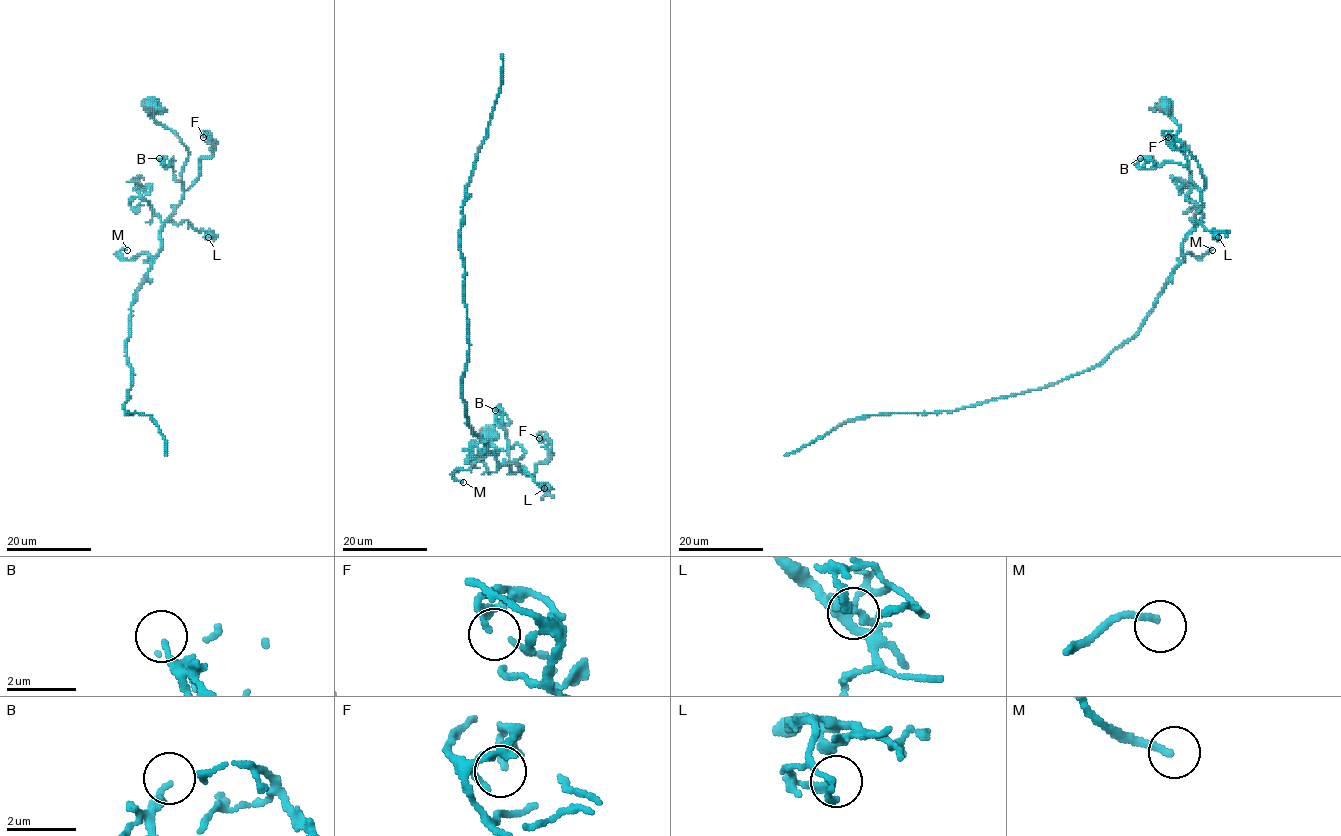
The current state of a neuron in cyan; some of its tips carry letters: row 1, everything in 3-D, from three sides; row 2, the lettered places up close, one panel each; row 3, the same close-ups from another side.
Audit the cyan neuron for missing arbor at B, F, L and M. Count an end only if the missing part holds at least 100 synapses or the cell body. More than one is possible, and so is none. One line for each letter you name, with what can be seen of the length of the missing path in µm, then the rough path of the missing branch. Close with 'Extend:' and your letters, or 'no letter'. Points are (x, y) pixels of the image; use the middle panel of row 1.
Extend: no letter

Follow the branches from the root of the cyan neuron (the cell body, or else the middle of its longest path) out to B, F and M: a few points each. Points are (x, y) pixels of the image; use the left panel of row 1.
B: (150, 105), (152, 116), (169, 128), (189, 152), (182, 179), (175, 178), (172, 163), (166, 168), (159, 158)
F: (150, 105), (152, 116), (189, 152), (184, 190), (199, 176), (199, 161), (215, 149), (211, 134), (203, 137)
M: (150, 105), (152, 116), (189, 152), (183, 197), (163, 226), (155, 256), (116, 254), (127, 250)

